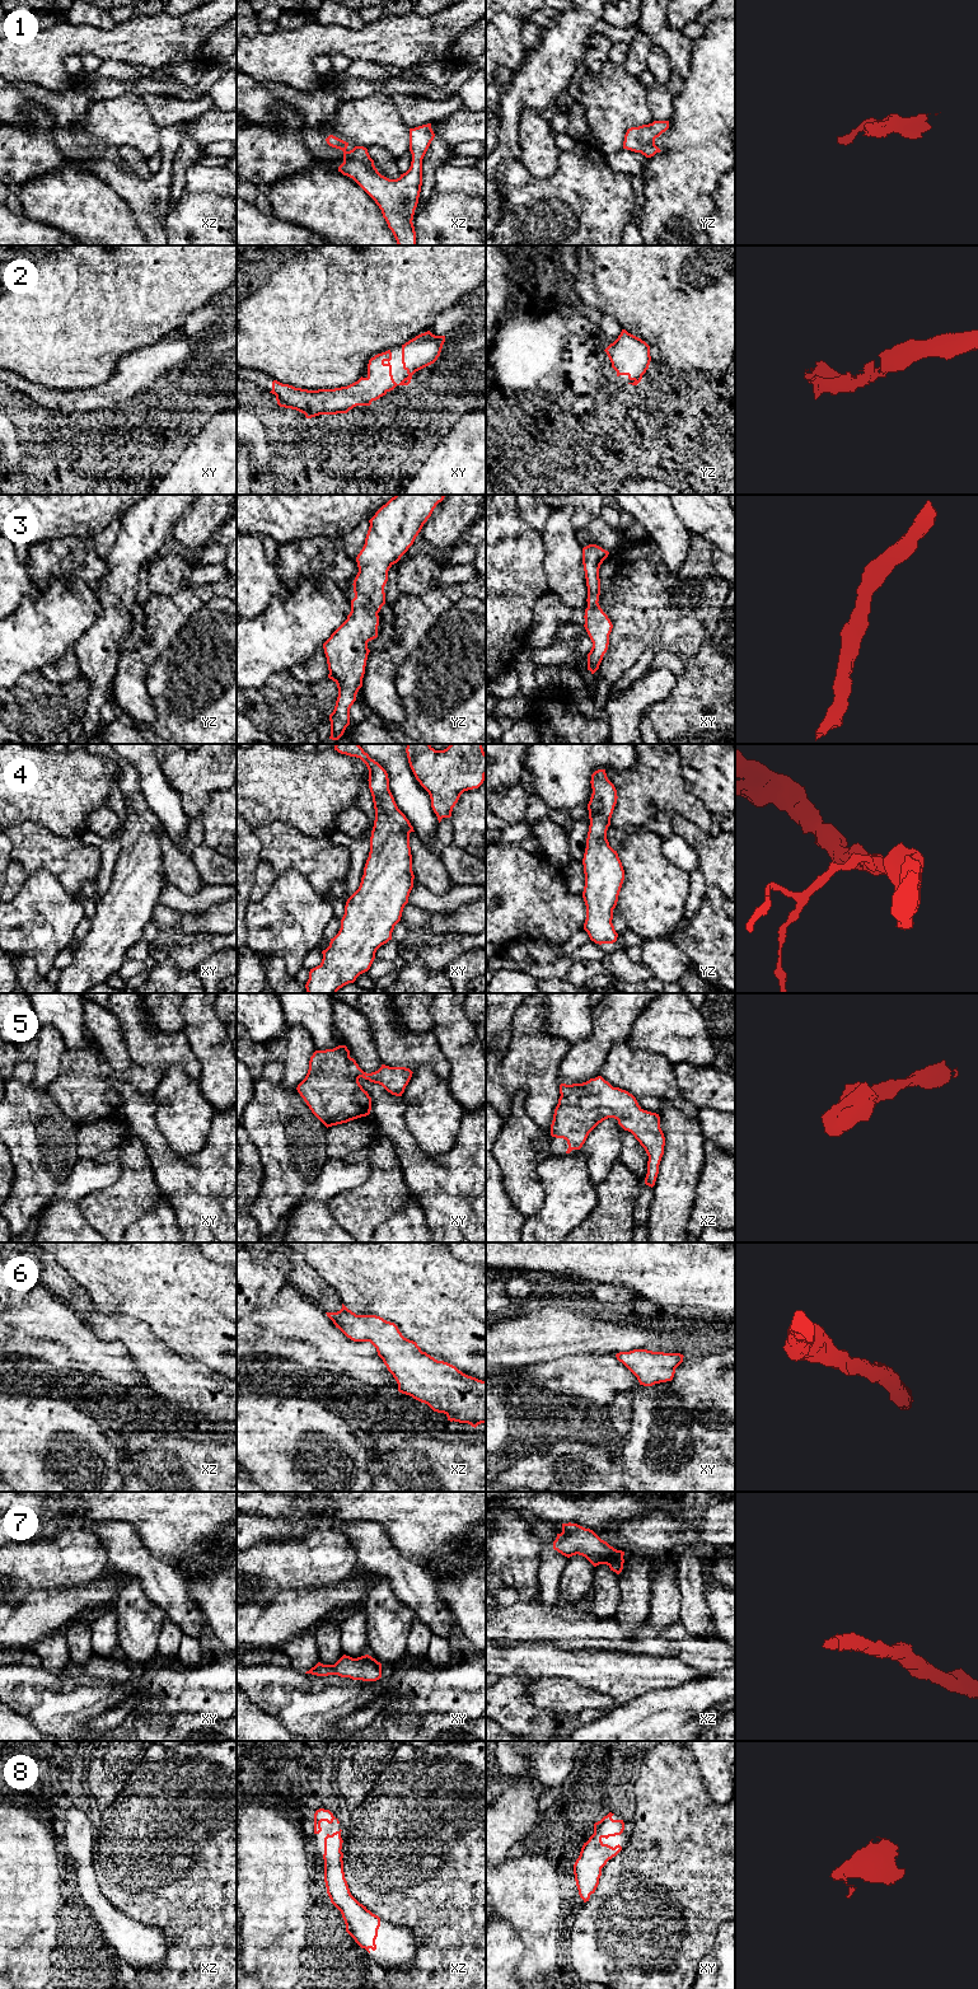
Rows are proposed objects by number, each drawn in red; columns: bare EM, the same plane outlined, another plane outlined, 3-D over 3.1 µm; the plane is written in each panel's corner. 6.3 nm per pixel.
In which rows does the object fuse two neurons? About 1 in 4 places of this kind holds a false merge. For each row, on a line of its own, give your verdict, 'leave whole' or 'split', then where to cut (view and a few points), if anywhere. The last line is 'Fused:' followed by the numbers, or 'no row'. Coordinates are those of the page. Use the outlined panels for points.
1: leave whole | no cut
2: leave whole | no cut
3: leave whole | no cut
4: leave whole | no cut
5: leave whole | no cut
6: leave whole | no cut
7: leave whole | no cut
8: leave whole | no cut
Fused: no row

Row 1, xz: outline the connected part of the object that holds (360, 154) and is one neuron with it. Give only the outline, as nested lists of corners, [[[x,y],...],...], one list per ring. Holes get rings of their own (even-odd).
[[[431,123],[410,128],[410,169],[397,179],[382,176],[374,165],[368,149],[355,146],[347,151],[348,142],[329,135],[329,146],[343,151],[343,163],[338,172],[352,178],[379,206],[388,228],[398,245],[416,245],[413,215],[422,186],[422,159],[434,140]]]

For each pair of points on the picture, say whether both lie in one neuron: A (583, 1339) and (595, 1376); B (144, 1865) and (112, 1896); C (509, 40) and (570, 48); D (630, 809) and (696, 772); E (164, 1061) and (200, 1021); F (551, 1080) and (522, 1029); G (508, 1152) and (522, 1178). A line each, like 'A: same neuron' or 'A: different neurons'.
A: different neurons
B: same neuron
C: different neurons
D: different neurons
E: different neurons
F: same neuron
G: same neuron

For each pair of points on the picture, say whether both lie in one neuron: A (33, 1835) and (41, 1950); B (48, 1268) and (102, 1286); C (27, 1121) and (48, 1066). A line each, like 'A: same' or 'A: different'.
A: same
B: different
C: different

